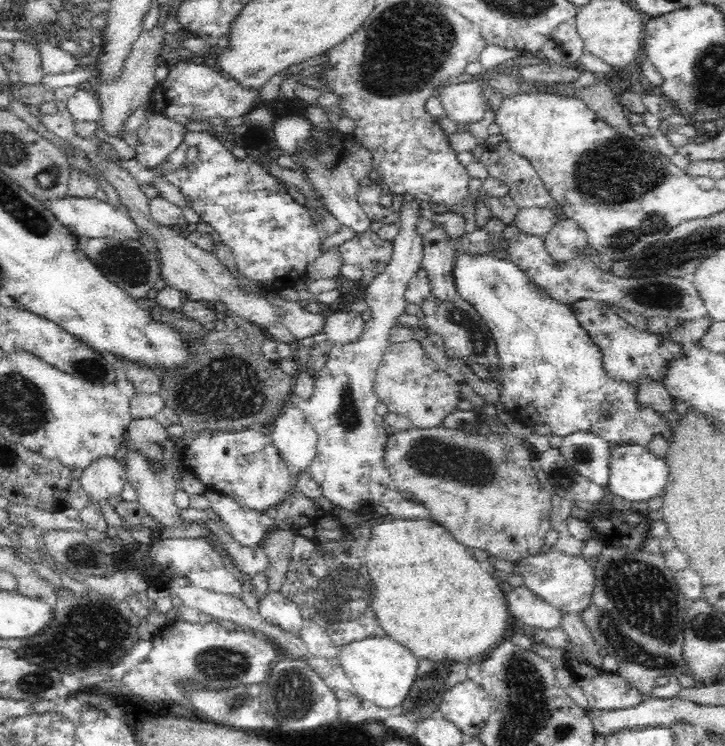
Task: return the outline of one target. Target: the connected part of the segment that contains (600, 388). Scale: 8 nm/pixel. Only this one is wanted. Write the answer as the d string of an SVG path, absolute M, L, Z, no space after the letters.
M460 254L454 266L457 295L466 300L488 325L496 343L497 362L487 371L500 391L498 406L526 426L550 426L554 436L563 437L589 430L598 432L612 444L639 444L646 446L652 436L669 436L667 417L654 408L639 403L639 388L634 381L616 381L608 373L603 352L578 321L571 306L553 300L544 290L529 280L516 264L499 255Z

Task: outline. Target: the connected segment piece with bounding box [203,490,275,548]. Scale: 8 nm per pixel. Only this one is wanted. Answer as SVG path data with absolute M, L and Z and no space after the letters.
M204 491L213 508L226 523L226 529L236 541L248 548L262 547L266 534L275 527L275 521L265 516L262 511L253 511L241 507L232 498L217 494L214 491Z

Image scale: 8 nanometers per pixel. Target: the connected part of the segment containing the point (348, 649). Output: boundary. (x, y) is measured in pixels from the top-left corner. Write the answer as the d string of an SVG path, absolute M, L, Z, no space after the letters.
M387 634L381 638L373 635L343 645L334 662L342 665L343 671L353 685L352 691L355 695L364 703L371 703L380 708L401 706L411 691L419 667L419 658L416 658L412 649Z

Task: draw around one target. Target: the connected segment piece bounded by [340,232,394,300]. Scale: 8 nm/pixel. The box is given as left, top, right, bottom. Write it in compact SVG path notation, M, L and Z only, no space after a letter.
M378 232L357 234L340 246L342 263L359 267L364 273L362 300L368 296L367 289L374 282L374 278L384 272L390 264L393 250L394 242L380 238Z

